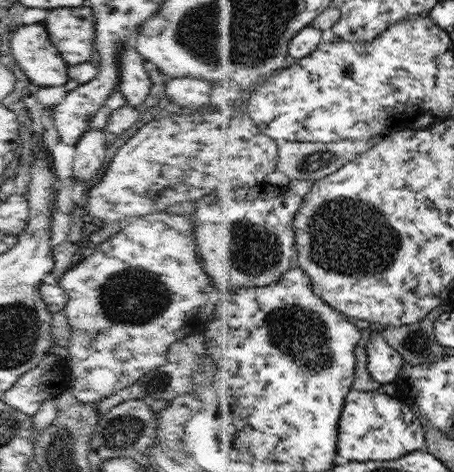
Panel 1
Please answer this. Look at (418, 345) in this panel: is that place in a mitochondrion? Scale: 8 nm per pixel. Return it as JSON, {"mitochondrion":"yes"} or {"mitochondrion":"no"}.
{"mitochondrion":"yes"}

